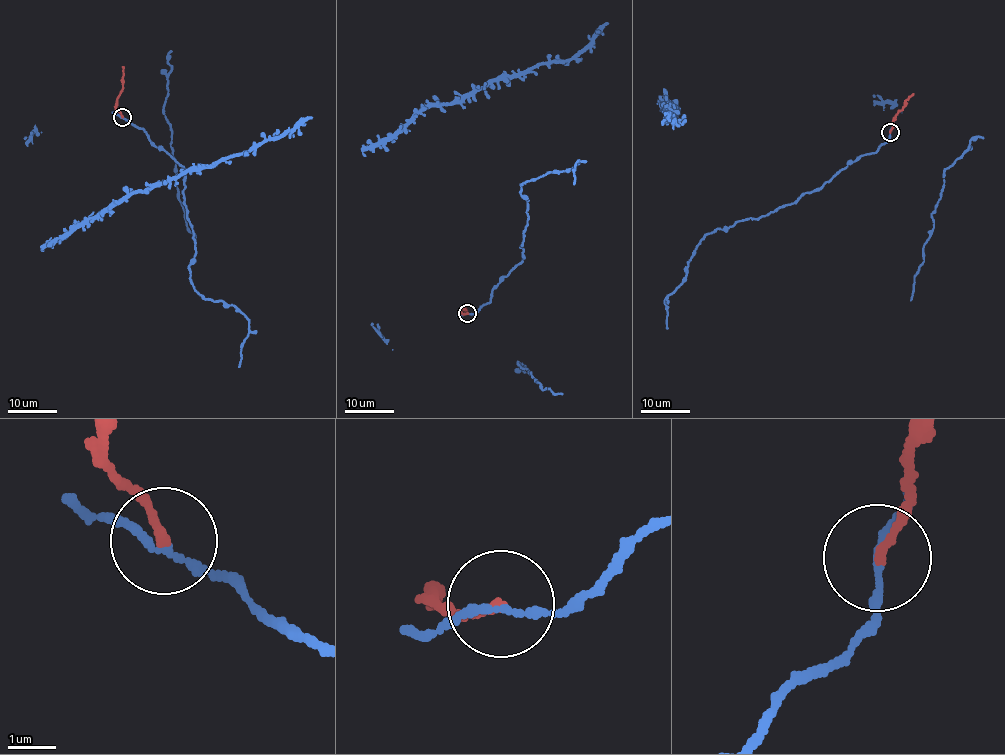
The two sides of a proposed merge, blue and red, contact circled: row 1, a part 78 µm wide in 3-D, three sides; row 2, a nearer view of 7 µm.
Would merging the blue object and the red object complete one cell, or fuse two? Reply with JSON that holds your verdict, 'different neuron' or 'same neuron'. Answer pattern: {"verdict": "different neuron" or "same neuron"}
{"verdict": "different neuron"}

